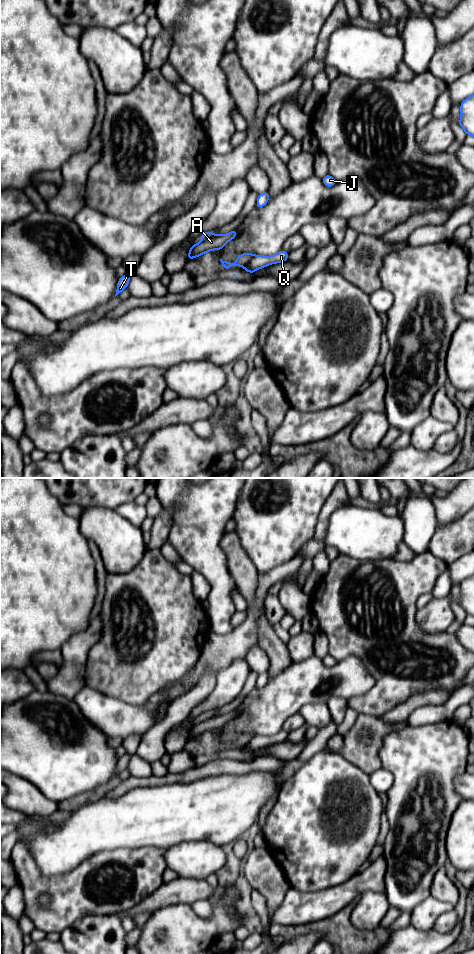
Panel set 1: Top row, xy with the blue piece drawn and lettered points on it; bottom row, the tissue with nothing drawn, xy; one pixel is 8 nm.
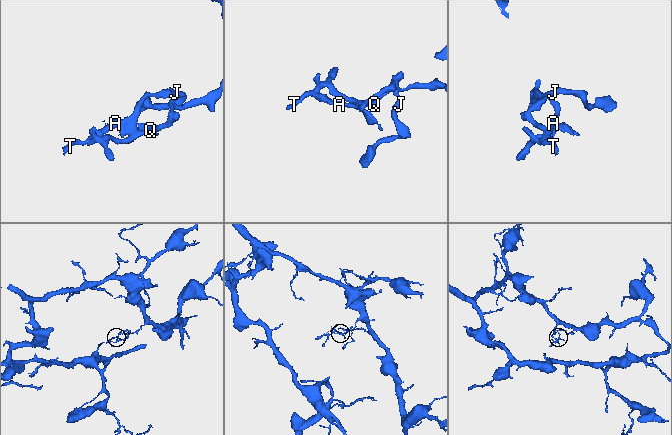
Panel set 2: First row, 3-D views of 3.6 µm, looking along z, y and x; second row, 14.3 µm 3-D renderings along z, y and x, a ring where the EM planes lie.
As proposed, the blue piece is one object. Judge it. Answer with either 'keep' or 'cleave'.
cleave

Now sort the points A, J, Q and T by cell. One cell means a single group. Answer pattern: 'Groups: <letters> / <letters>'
Groups: A T / J Q

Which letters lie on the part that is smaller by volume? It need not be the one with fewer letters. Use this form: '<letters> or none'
A, T

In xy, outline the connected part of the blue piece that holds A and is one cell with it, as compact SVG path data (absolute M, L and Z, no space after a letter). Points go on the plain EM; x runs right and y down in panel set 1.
M236 709L224 715L216 715L214 713L206 711L200 715L203 720L200 723L197 723L195 725L193 724L191 726L187 739L189 741L211 730L222 730L226 723L234 719L236 716Z

